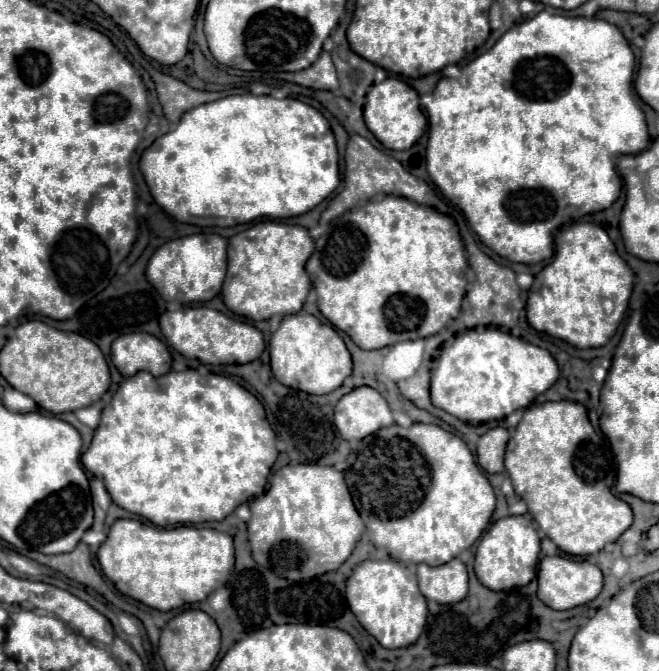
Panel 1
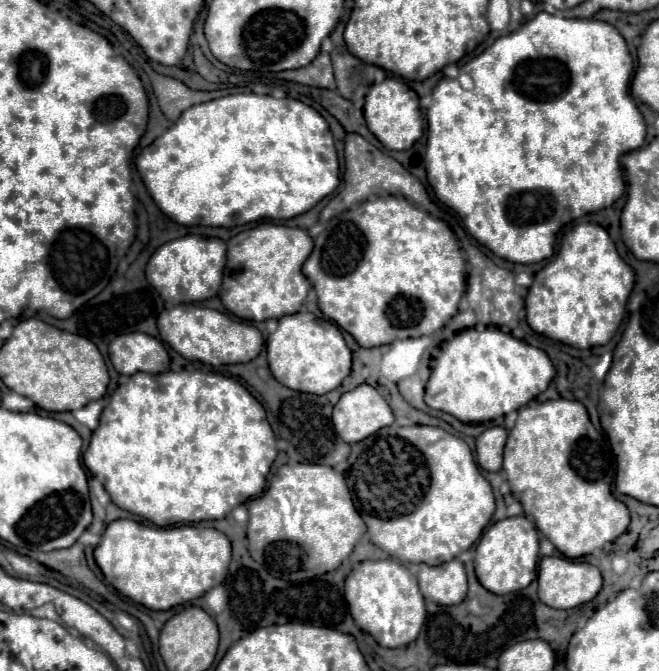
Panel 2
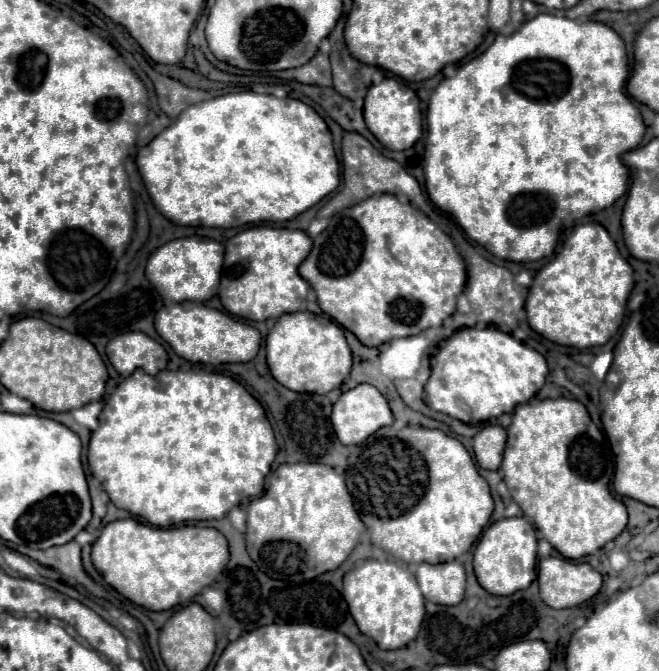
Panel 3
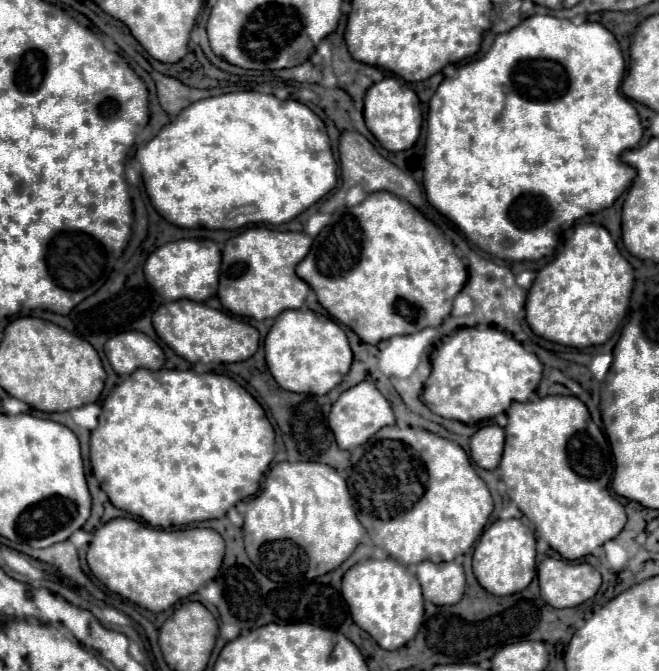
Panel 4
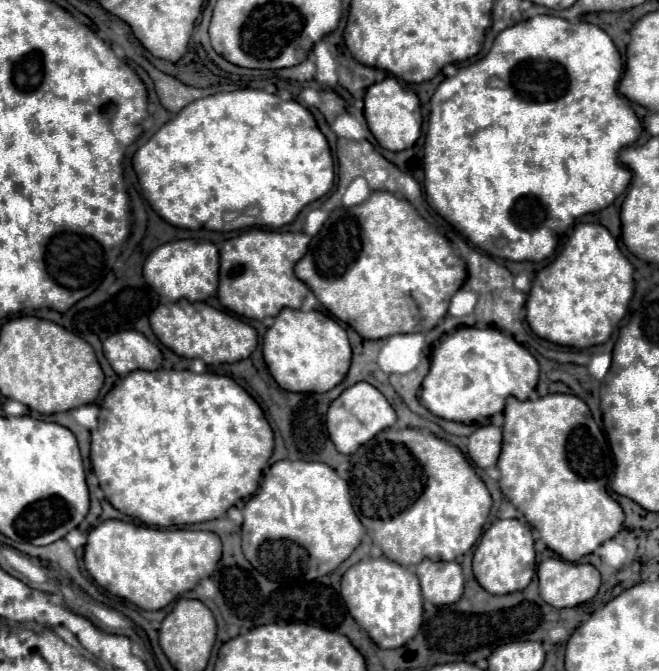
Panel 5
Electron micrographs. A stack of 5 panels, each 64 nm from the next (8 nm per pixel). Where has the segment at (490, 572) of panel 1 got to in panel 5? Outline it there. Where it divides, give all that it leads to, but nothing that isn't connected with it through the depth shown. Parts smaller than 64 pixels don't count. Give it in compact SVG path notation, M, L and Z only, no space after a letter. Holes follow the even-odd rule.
M496 520L480 538L474 550L474 576L490 594L510 594L524 590L536 572L536 552L532 530L520 520Z

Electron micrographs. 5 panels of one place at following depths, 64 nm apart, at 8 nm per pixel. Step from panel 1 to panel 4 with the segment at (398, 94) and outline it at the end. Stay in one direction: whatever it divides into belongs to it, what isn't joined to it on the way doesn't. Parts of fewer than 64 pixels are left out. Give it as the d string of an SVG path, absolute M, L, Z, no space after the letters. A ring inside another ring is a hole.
M388 76L382 82L368 88L364 96L364 118L368 130L374 134L374 138L382 144L382 148L398 152L408 150L414 146L414 142L420 136L422 128L422 114L420 114L420 100L412 88L406 86L406 82Z

